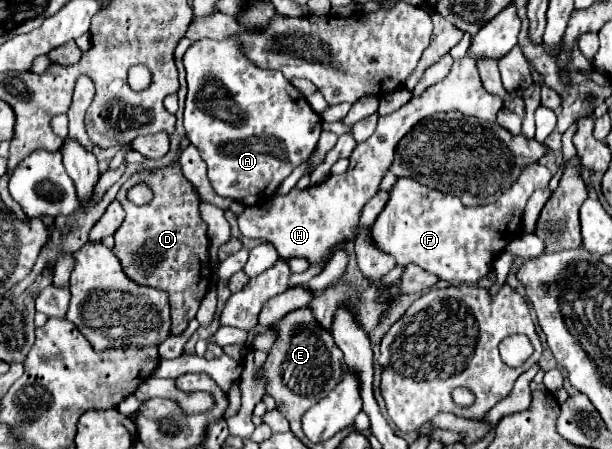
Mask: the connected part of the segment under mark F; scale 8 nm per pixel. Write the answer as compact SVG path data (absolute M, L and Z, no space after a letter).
M530 164L518 182L496 204L466 208L458 196L432 190L408 178L398 178L390 200L370 232L378 248L392 254L400 266L418 264L448 282L478 282L492 262L522 232L522 212L534 190L546 188L552 174L542 164Z

